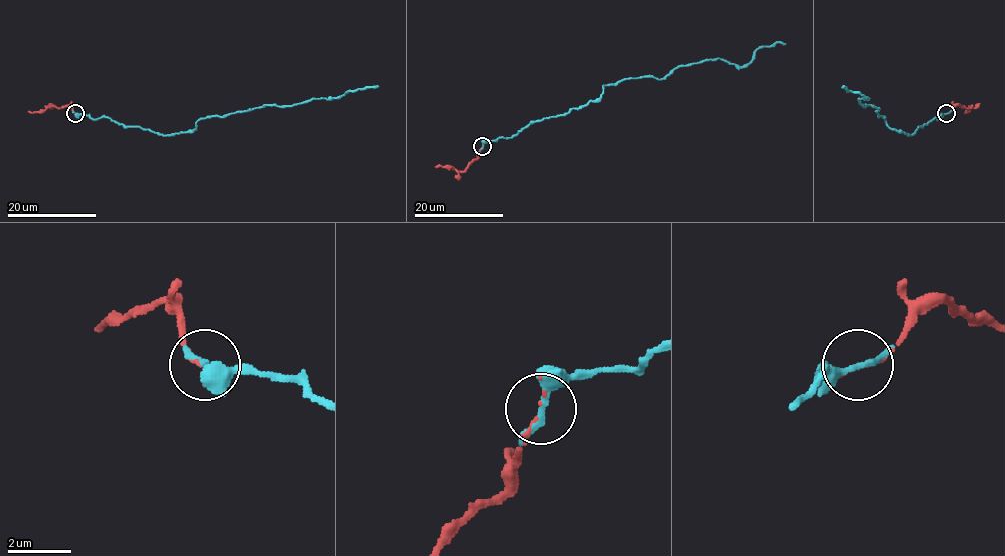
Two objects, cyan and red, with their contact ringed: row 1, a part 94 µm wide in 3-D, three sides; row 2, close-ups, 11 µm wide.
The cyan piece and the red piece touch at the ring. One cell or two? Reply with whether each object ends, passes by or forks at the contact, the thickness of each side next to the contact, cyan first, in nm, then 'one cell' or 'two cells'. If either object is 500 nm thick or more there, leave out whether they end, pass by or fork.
cyan passes by; red ends; calibres 220 and 70 nm; one cell

